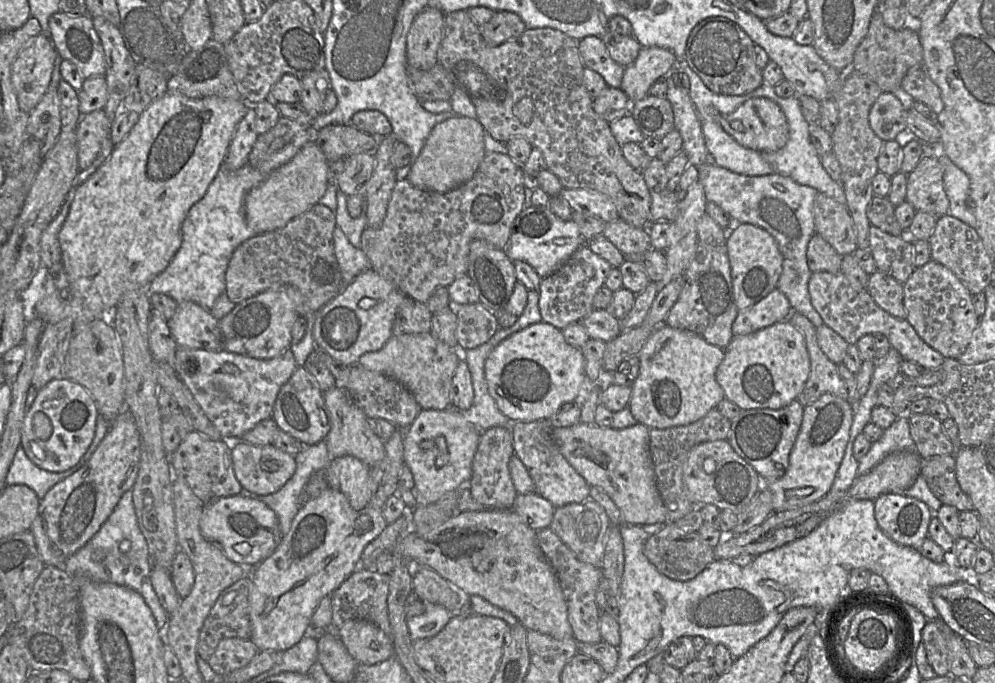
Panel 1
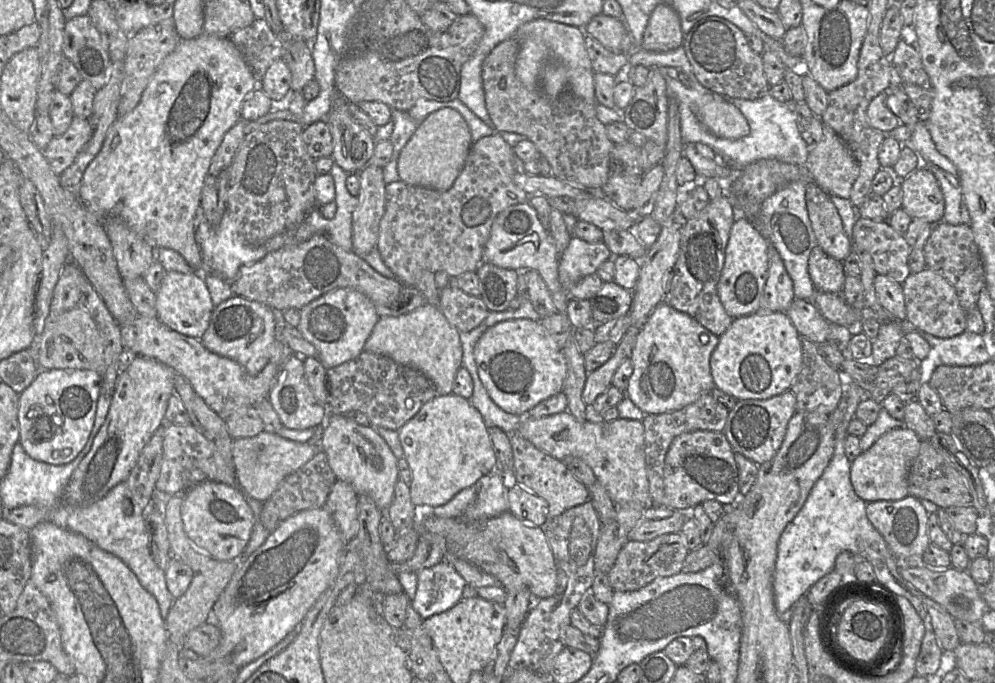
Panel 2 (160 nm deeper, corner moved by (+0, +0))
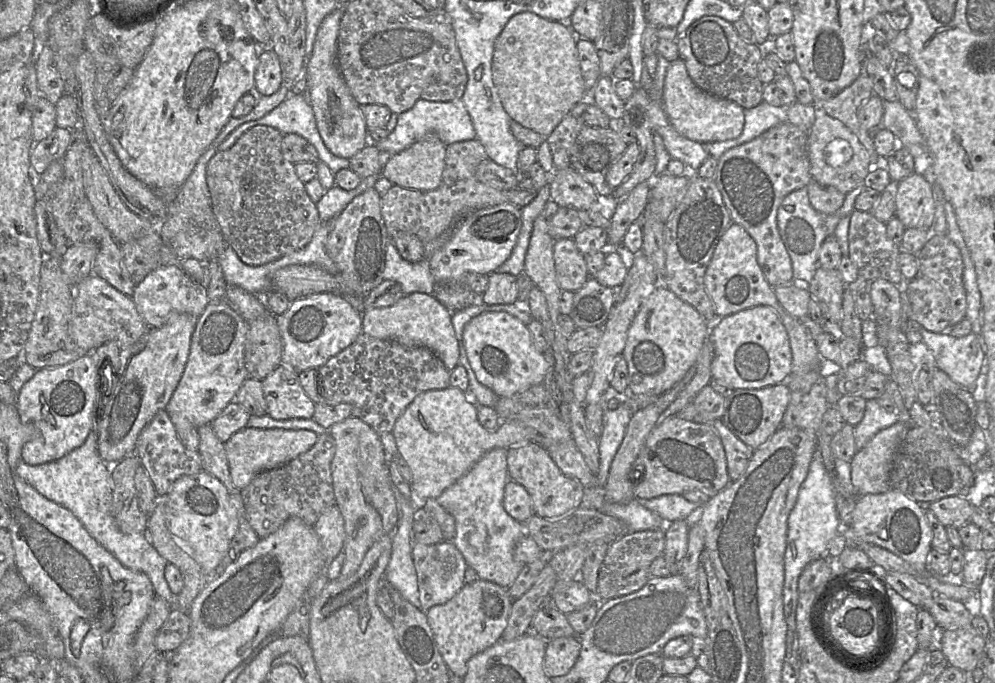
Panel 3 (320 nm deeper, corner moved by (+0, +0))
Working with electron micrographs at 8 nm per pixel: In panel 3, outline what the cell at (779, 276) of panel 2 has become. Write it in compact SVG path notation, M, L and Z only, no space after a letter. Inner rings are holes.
M785 120L753 140L727 150L717 159L718 164L714 179L724 204L729 211L732 221L741 225L754 239L757 245L758 265L765 279L772 287L791 284L792 280L794 280L791 259L778 230L777 212L783 199L789 193L807 187L813 181L808 155L809 130L800 128Z

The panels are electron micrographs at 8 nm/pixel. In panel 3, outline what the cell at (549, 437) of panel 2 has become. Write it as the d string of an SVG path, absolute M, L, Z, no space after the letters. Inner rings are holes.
M450 386L418 394L398 417L391 432L399 454L411 470L411 488L414 496L425 501L430 498L436 500L490 450L495 448L508 450L518 444L533 442L528 437L526 428L516 422L503 422L496 432L487 431L480 424L477 417L477 406L468 393L463 393L460 389Z

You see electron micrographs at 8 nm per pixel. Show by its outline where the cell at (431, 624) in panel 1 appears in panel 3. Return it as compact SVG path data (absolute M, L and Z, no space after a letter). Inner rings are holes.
M452 541L435 545L412 544L413 563L417 573L420 609L427 612L436 605L449 602L465 585L467 563Z

